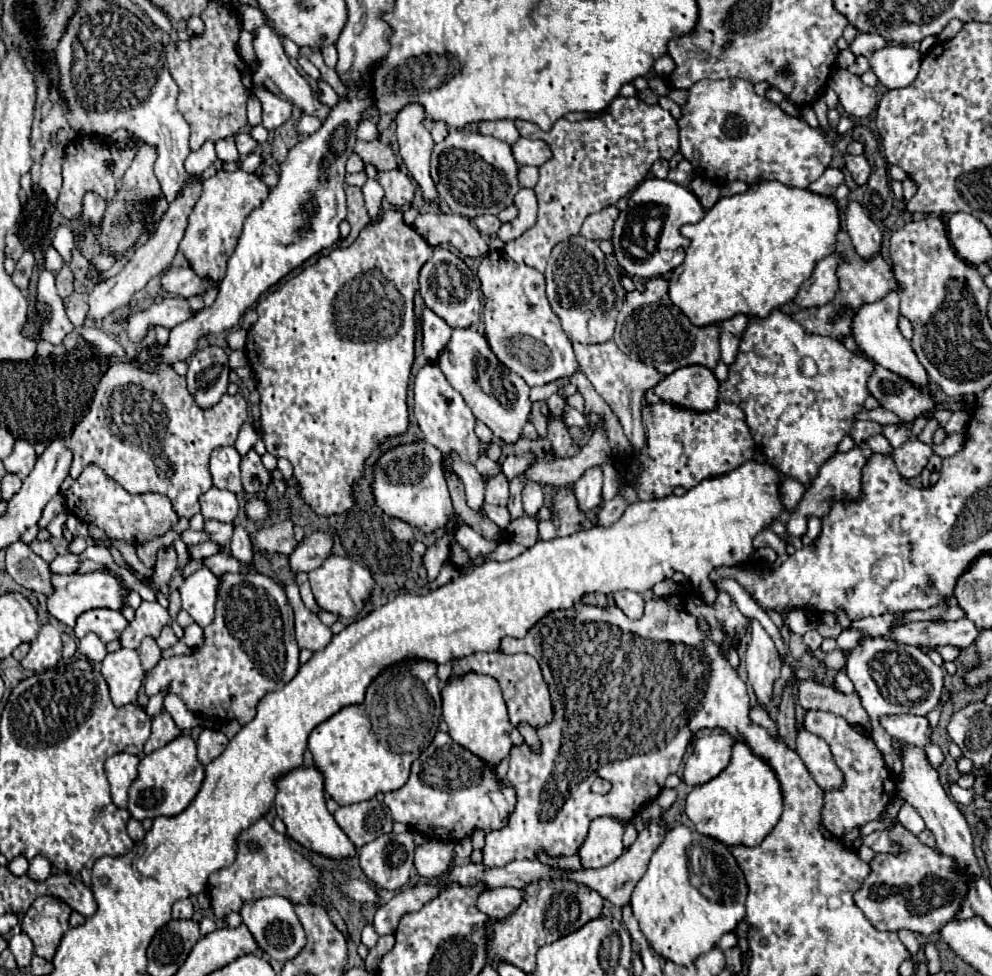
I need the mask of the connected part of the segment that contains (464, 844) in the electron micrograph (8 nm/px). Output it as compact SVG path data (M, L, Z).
M462 838L454 844L454 852L460 860L468 860L472 854L472 840L470 838Z

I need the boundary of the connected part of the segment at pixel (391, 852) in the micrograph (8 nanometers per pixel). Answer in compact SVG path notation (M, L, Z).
M414 832L382 834L358 850L362 872L384 890L408 884L414 858Z

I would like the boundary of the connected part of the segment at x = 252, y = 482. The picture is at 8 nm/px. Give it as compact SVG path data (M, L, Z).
M250 450L240 464L240 472L242 472L242 486L246 494L260 494L266 492L266 488L270 486L270 472L264 468L260 456Z

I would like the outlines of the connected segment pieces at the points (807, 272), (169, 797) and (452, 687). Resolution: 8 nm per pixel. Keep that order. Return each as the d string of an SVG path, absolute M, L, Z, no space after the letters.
M760 182L760 184L754 184L754 186L750 186L750 190L744 192L744 194L720 198L720 200L714 204L714 208L710 208L710 210L704 214L704 218L702 218L700 222L696 222L696 224L686 224L686 226L680 228L680 234L690 240L690 246L688 246L688 250L686 250L686 260L684 260L676 270L672 270L672 274L670 274L670 278L668 278L668 296L670 296L670 300L690 318L690 322L692 322L694 326L700 326L700 328L706 326L706 324L722 324L722 320L730 320L730 318L734 318L736 314L766 318L766 316L770 316L772 310L788 304L788 302L796 296L800 284L812 276L816 264L818 264L822 258L826 258L828 254L834 252L834 244L836 244L836 234L838 234L838 230L840 230L840 216L838 216L838 206L836 206L834 200L830 200L830 198L826 198L826 196L820 196L820 194L814 194L814 192L808 192L808 190L788 188L788 186L780 184L780 182Z
M188 734L178 736L170 744L152 754L144 756L138 766L138 778L130 786L128 812L138 822L144 818L176 816L180 814L198 794L204 780L204 766L196 760L196 744Z
M466 674L462 678L450 678L442 688L442 716L448 724L448 734L456 744L474 752L480 760L486 760L496 768L512 750L512 724L508 720L506 704L500 694L500 686L490 676Z

